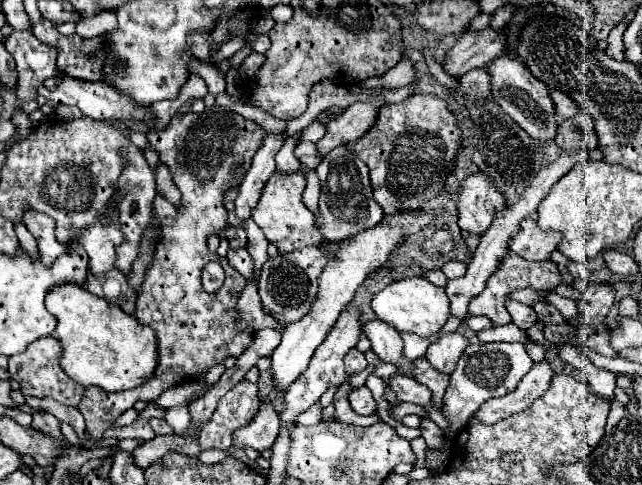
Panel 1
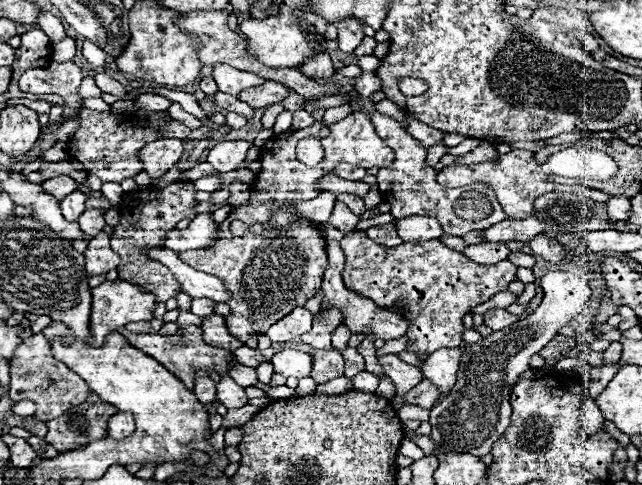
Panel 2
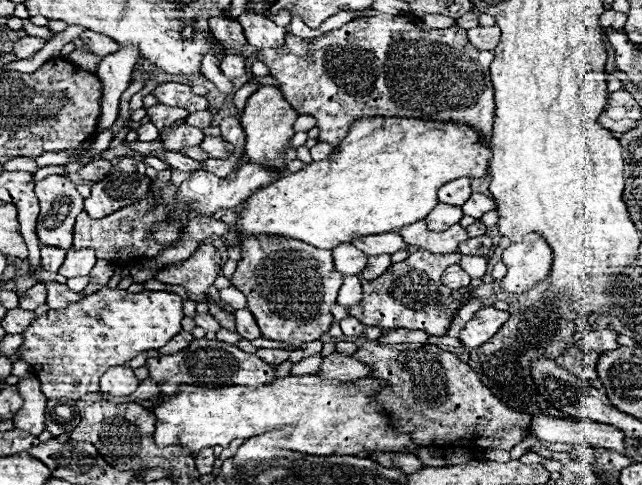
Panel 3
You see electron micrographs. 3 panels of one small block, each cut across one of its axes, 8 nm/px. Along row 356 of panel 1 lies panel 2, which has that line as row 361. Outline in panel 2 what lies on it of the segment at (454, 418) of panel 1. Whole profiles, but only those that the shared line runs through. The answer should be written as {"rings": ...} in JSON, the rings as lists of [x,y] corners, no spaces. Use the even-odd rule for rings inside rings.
{"rings":[[[554,270],[548,272],[542,278],[542,288],[544,288],[544,298],[542,304],[524,320],[518,320],[498,332],[492,332],[490,336],[474,342],[474,344],[464,344],[462,350],[462,360],[460,360],[460,368],[456,374],[456,384],[450,390],[450,394],[438,402],[432,408],[430,414],[430,424],[432,424],[432,432],[430,438],[434,440],[436,452],[456,452],[456,454],[474,454],[474,456],[484,456],[490,454],[492,444],[506,432],[506,428],[512,422],[512,406],[510,406],[510,392],[512,386],[518,382],[520,374],[526,372],[530,368],[530,358],[540,352],[560,330],[560,326],[564,326],[566,322],[570,322],[574,316],[578,316],[588,298],[590,298],[590,286],[586,280],[580,280],[576,274],[572,272],[562,272],[562,270]]]}

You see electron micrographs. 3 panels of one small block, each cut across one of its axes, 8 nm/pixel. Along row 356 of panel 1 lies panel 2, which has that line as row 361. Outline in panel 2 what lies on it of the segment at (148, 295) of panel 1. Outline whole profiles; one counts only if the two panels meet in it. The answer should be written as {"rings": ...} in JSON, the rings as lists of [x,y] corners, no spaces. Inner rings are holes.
{"rings":[[[188,326],[188,328],[180,328],[176,334],[172,336],[160,336],[156,334],[137,334],[126,329],[120,329],[120,334],[138,350],[142,350],[144,354],[152,356],[154,360],[158,360],[162,366],[168,368],[168,372],[172,372],[174,376],[178,376],[188,390],[192,390],[192,382],[194,382],[194,374],[202,368],[210,368],[214,372],[218,372],[220,376],[226,376],[226,368],[228,362],[234,360],[234,356],[228,350],[218,350],[214,346],[206,346],[206,342],[202,340],[202,330],[198,326]]]}

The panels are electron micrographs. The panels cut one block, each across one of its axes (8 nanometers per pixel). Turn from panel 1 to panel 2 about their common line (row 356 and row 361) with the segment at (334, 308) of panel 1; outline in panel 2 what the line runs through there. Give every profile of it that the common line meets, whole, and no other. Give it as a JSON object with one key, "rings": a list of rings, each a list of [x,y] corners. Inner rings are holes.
{"rings":[[[282,350],[282,352],[274,354],[274,358],[270,362],[274,366],[274,372],[282,374],[286,378],[294,376],[300,380],[300,378],[310,376],[310,370],[312,370],[310,354],[300,352],[300,350]]]}

